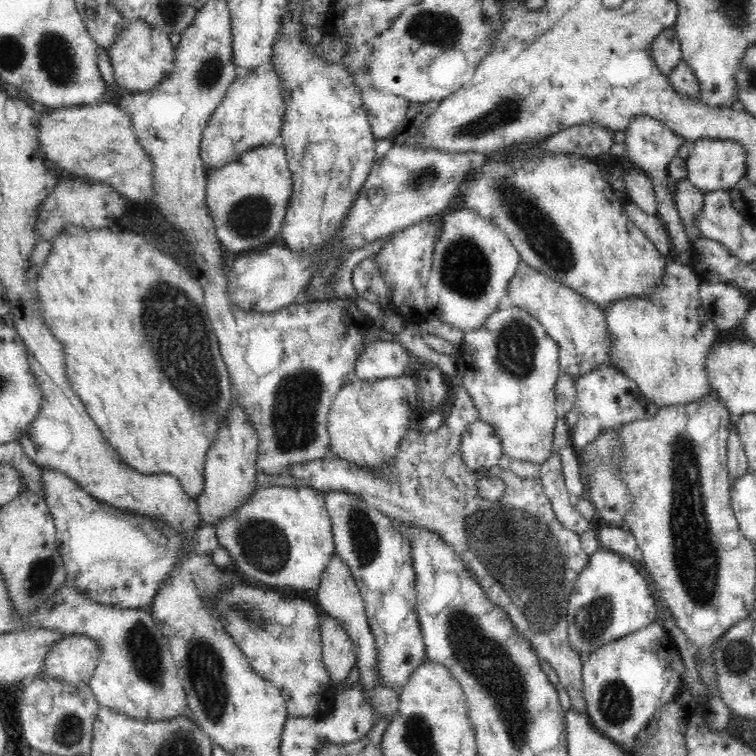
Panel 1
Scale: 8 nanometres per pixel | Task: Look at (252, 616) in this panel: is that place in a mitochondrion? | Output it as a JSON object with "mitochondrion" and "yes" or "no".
{"mitochondrion":"yes"}

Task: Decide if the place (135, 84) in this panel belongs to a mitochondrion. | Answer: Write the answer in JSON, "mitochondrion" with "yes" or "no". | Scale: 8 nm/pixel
{"mitochondrion":"no"}

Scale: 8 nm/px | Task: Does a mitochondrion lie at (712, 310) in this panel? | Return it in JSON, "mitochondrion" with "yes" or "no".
{"mitochondrion":"no"}

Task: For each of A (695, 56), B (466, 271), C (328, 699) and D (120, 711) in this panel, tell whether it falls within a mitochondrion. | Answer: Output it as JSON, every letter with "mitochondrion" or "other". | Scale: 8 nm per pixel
{"A":"other","B":"mitochondrion","C":"other","D":"other"}

